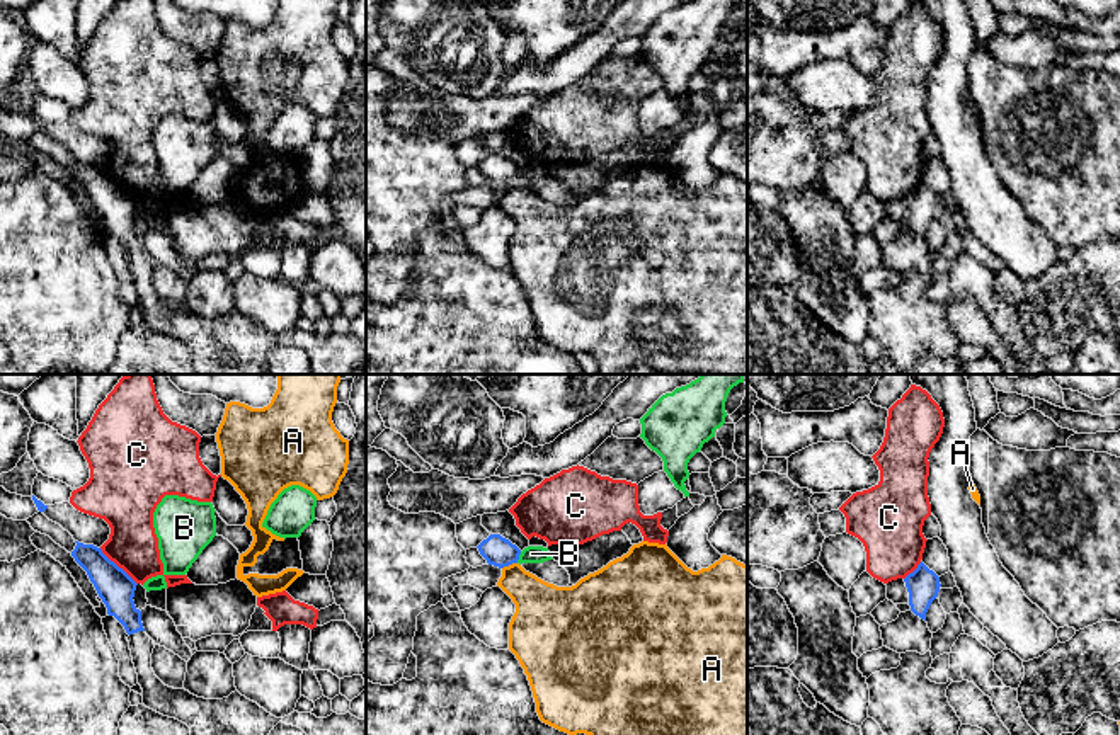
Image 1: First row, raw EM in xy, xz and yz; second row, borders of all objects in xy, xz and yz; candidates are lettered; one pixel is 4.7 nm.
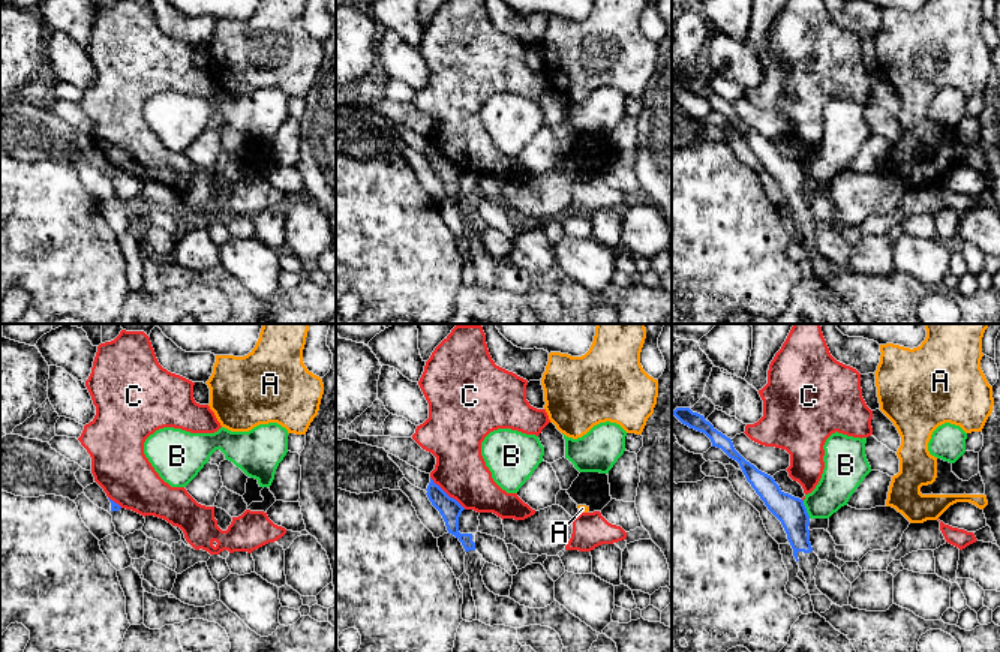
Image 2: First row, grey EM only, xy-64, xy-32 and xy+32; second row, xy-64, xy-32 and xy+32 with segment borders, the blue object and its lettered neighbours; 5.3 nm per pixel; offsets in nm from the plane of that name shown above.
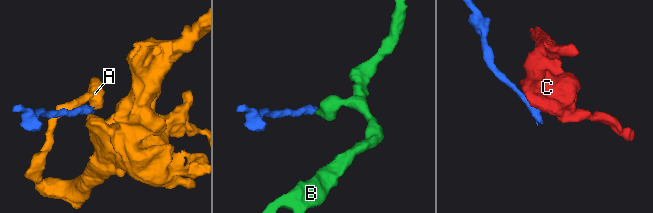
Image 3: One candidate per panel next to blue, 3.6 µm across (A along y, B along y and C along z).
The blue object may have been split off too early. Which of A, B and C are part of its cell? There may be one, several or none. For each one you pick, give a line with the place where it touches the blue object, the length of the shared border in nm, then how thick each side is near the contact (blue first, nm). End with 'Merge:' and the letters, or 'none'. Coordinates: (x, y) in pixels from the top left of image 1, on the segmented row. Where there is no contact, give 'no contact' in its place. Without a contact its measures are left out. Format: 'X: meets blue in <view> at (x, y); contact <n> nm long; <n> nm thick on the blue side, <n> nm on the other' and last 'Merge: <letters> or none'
Merge: none

